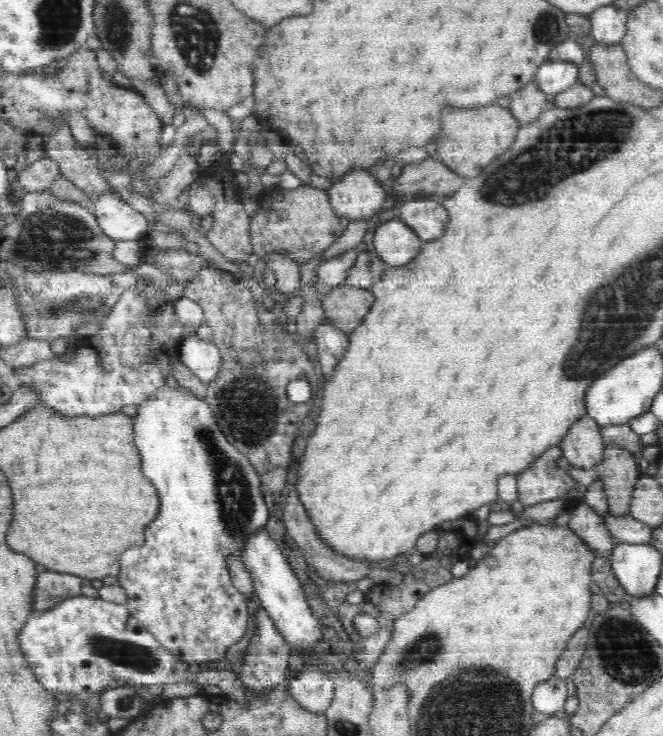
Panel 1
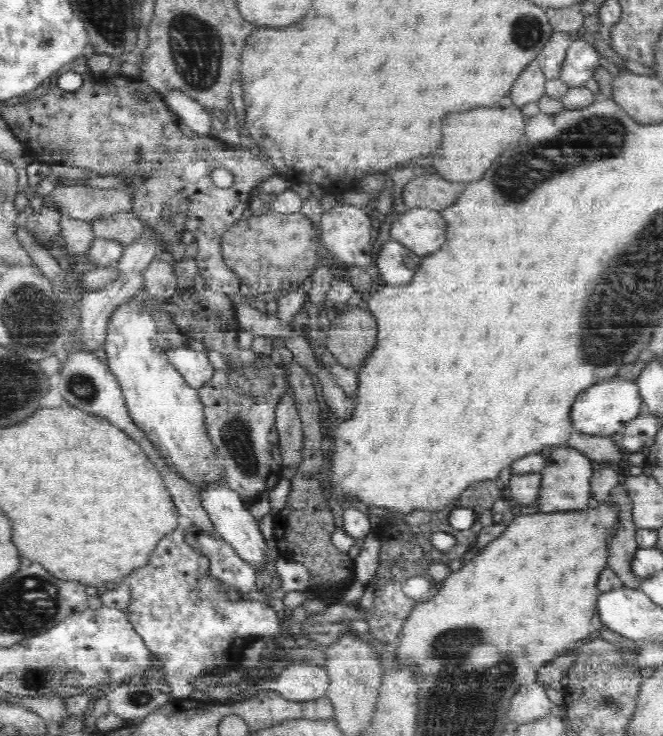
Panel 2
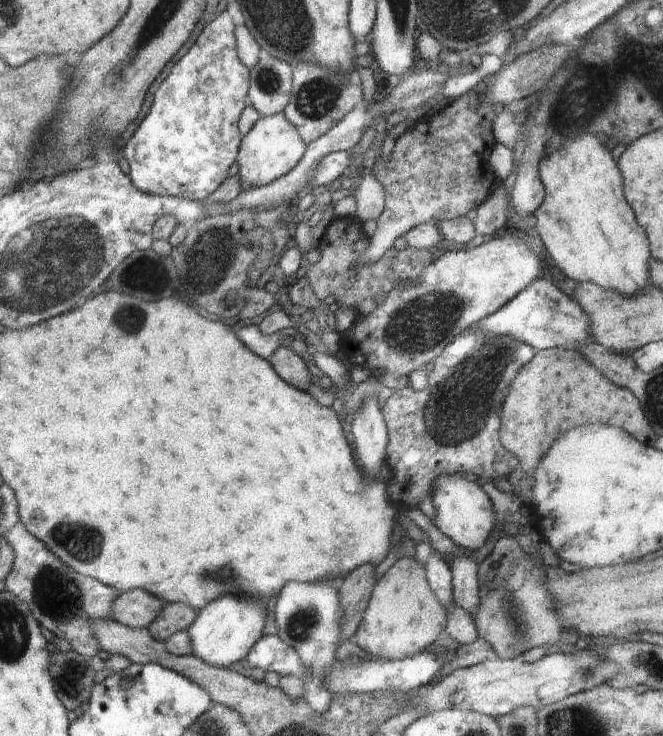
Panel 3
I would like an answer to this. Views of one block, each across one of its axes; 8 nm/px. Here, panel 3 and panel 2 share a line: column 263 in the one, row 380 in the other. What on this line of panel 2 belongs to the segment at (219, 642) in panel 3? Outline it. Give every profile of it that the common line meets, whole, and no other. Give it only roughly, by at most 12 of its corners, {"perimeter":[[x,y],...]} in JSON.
{"perimeter":[[603,379],[572,405],[574,432],[622,434],[644,412],[638,381]]}

